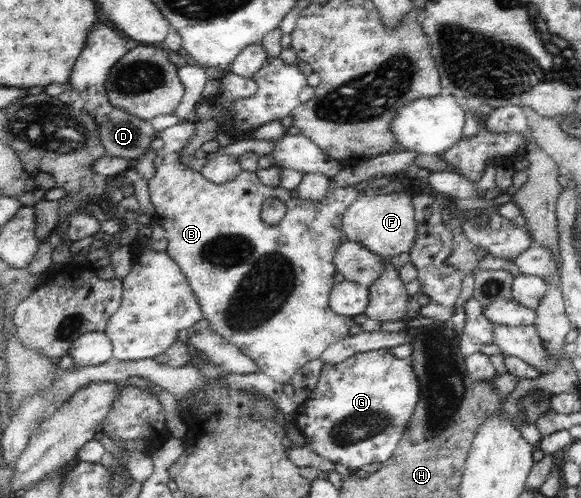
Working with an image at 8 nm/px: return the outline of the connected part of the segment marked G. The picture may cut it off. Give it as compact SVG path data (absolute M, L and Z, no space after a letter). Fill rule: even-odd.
M387 348L369 350L338 363L324 363L313 392L296 408L295 422L315 455L330 460L342 470L357 470L363 464L381 464L391 458L408 430L419 397L419 377L409 359L399 360Z

